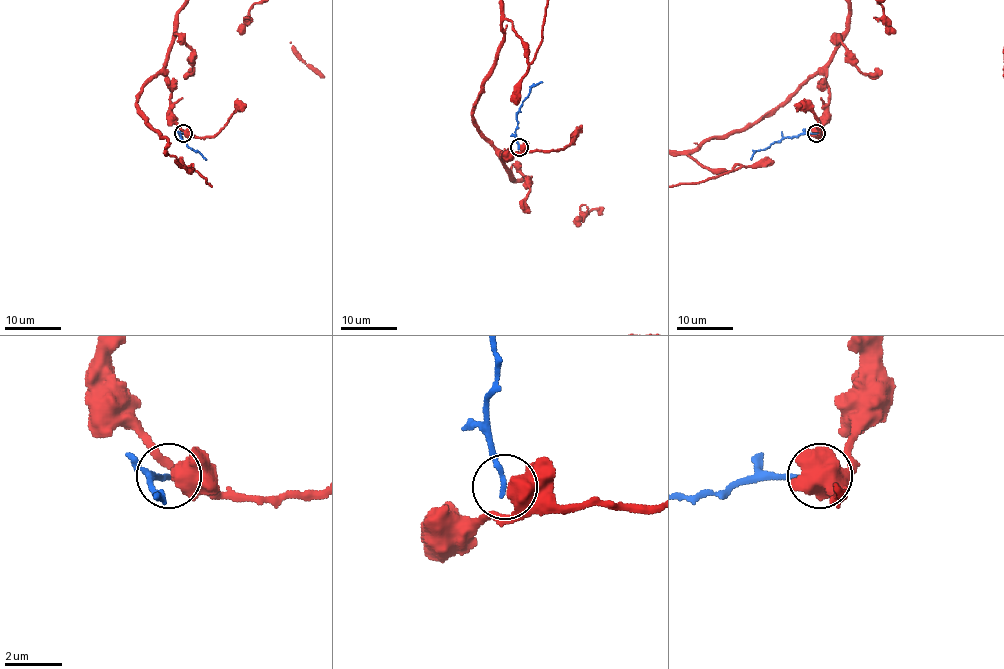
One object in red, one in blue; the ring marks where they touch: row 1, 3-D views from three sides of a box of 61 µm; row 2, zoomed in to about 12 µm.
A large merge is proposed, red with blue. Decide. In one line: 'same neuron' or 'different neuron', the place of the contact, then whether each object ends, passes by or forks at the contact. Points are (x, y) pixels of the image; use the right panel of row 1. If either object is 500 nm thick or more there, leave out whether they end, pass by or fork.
different neuron | (816, 133)

